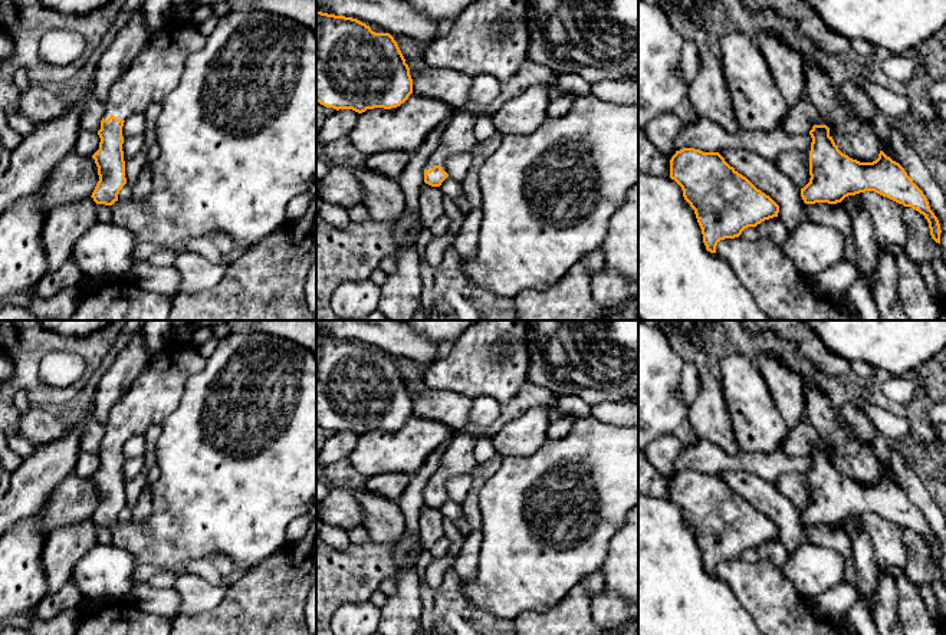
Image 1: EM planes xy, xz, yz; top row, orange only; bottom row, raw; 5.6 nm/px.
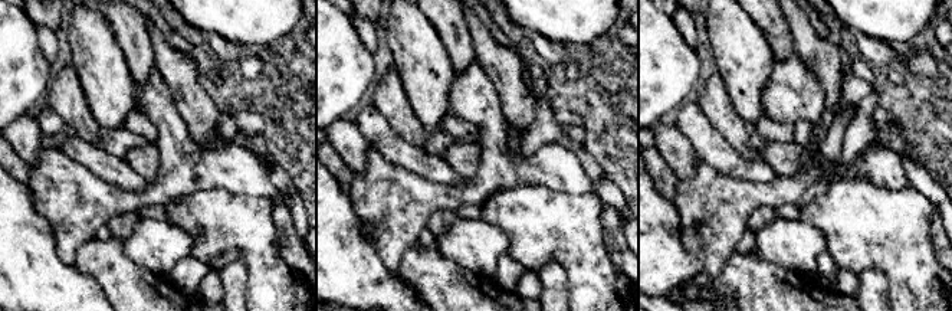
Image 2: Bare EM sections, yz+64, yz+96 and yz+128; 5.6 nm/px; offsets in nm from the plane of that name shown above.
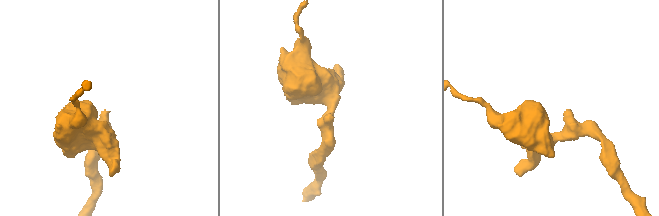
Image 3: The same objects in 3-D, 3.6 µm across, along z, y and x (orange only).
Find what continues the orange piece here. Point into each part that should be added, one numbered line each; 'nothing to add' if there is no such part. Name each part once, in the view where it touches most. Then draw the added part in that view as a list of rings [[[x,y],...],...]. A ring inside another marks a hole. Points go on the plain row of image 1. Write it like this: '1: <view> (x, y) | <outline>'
1: xz (459, 459) | [[[460,434],[453,437],[451,444],[446,450],[438,471],[428,480],[426,484],[424,491],[430,493],[434,487],[440,487],[443,493],[449,496],[449,499],[453,499],[447,493],[447,481],[453,477],[463,476],[463,474],[472,474],[473,470],[477,465],[476,455],[474,455],[474,448],[476,448],[477,441],[470,435],[470,434]]]

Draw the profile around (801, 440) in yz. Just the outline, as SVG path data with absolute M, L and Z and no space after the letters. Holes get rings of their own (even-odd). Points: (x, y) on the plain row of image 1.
M805 420L802 424L789 428L781 451L789 457L801 457L809 454L814 447L827 447L819 431Z

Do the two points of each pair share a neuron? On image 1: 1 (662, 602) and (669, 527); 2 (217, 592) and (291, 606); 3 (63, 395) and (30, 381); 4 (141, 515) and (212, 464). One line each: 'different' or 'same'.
1: same
2: different
3: same
4: different

